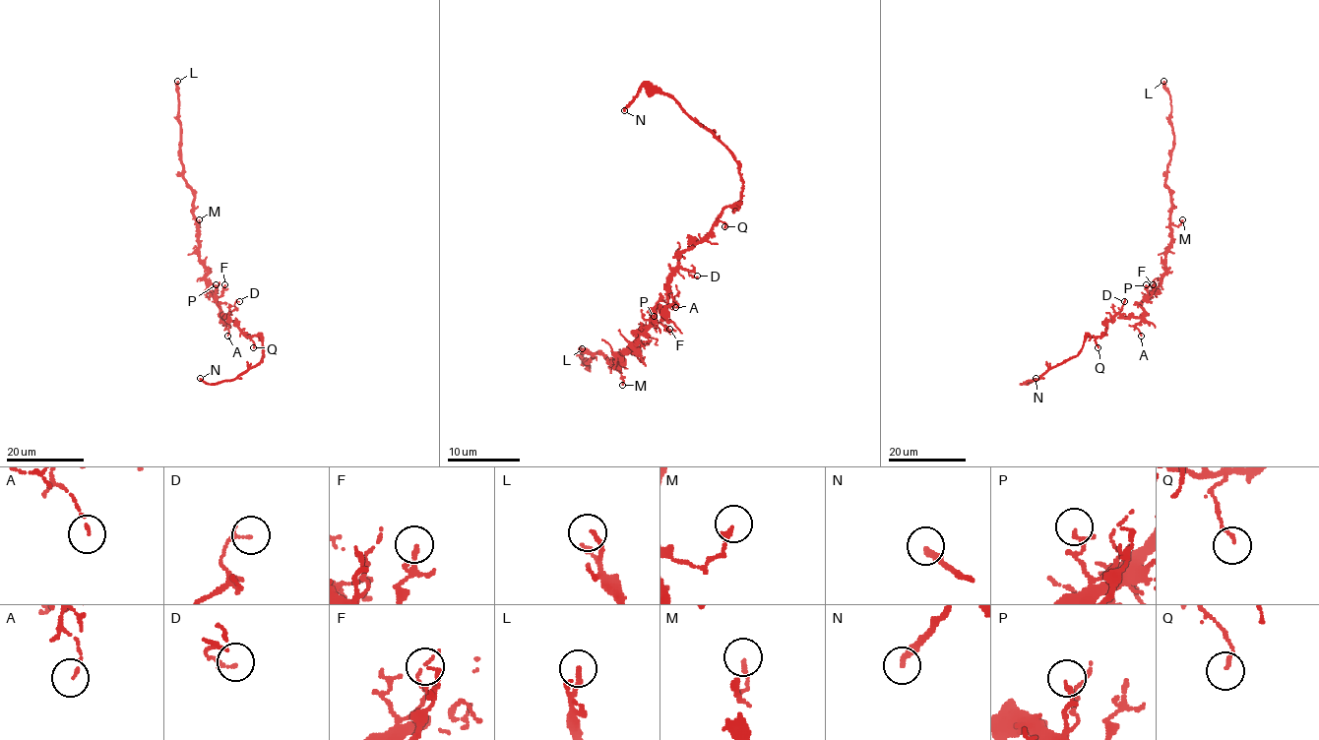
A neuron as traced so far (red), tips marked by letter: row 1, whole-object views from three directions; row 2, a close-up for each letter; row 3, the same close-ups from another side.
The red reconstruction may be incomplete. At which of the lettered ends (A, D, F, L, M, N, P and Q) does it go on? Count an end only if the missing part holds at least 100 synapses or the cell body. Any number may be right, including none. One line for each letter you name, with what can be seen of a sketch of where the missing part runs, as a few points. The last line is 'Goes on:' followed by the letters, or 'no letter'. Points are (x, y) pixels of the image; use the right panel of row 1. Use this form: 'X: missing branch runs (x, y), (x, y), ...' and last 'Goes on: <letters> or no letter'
Goes on: N

